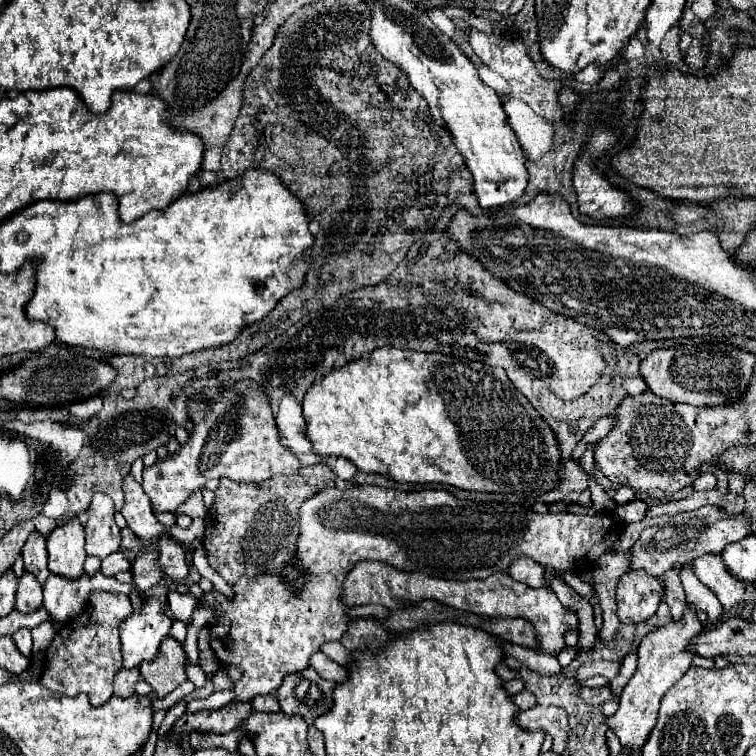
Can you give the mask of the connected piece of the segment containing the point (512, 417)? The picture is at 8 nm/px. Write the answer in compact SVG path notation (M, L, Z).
M377 348L369 360L353 360L341 368L335 368L325 376L321 382L313 384L303 400L303 416L307 420L307 438L313 442L313 452L321 456L343 456L351 460L361 472L367 474L381 474L391 480L403 484L449 484L459 490L467 492L517 492L519 496L537 498L543 492L553 490L559 484L559 470L561 466L561 452L555 438L555 432L549 424L545 424L543 432L543 418L531 406L531 402L513 386L511 394L511 380L507 378L503 368L491 368L481 362L471 362L461 356L447 356L447 354L425 354L413 350L399 350L399 348Z

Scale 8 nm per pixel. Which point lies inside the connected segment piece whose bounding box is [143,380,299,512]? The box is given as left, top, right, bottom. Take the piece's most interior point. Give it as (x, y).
(234, 436)

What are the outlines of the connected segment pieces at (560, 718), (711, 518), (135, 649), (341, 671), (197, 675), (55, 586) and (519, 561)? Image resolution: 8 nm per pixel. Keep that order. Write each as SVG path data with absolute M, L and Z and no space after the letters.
M533 706L529 710L519 710L515 714L515 724L523 730L543 730L553 738L553 752L563 754L565 744L567 744L567 716L561 712L561 708L541 708Z
M703 506L693 512L683 512L669 516L667 520L649 526L641 532L639 540L631 546L629 570L645 570L647 574L659 578L671 568L681 568L683 564L705 554L719 554L727 544L739 542L749 534L749 520L745 514L719 512L717 506Z
M165 576L165 580L161 580L161 584L157 588L151 588L147 594L147 600L143 602L143 610L139 614L133 612L133 616L129 616L129 620L123 620L119 630L121 630L121 654L123 654L123 668L137 668L143 662L151 662L157 658L159 652L159 644L161 640L169 634L171 630L171 620L163 614L163 606L167 602L167 592L173 580L169 580Z
M313 652L313 656L309 658L309 666L313 666L323 678L333 682L345 682L347 678L347 668L329 660L323 652Z
M186 662L186 674L188 680L194 683L196 689L202 688L206 683L205 672L198 665L191 665Z
M97 572L93 578L83 574L81 580L61 580L59 576L51 574L43 586L43 606L49 612L49 620L67 624L73 620L73 616L85 610L89 592L97 588L123 594L131 594L135 590L133 584L121 584L115 578L105 578L101 572Z
M517 556L513 560L513 564L509 566L509 574L523 582L523 584L529 584L533 588L543 588L545 582L543 582L543 566L537 564L535 560L531 560L529 556Z

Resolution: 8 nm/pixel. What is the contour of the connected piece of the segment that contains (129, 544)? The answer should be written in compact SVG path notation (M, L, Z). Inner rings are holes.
M123 528L123 530L121 530L121 536L123 536L121 550L135 550L135 552L139 554L139 550L141 550L141 544L139 544L137 536L133 536L133 532L129 532L129 528Z

